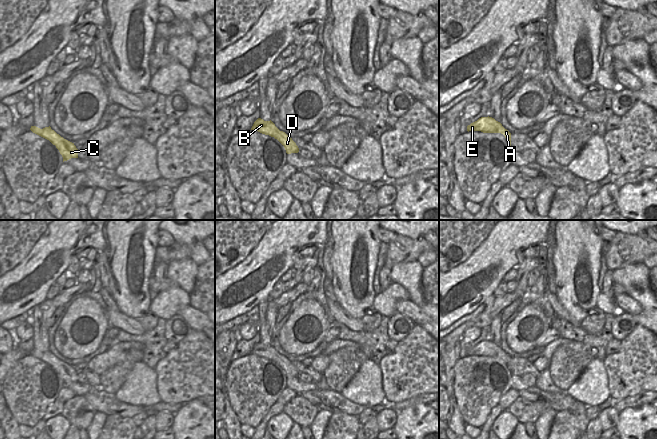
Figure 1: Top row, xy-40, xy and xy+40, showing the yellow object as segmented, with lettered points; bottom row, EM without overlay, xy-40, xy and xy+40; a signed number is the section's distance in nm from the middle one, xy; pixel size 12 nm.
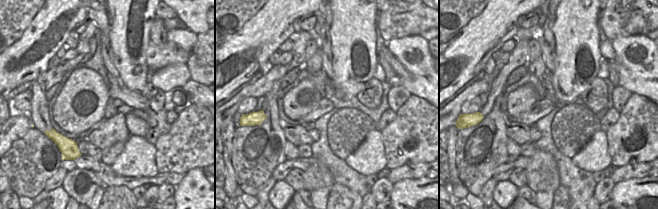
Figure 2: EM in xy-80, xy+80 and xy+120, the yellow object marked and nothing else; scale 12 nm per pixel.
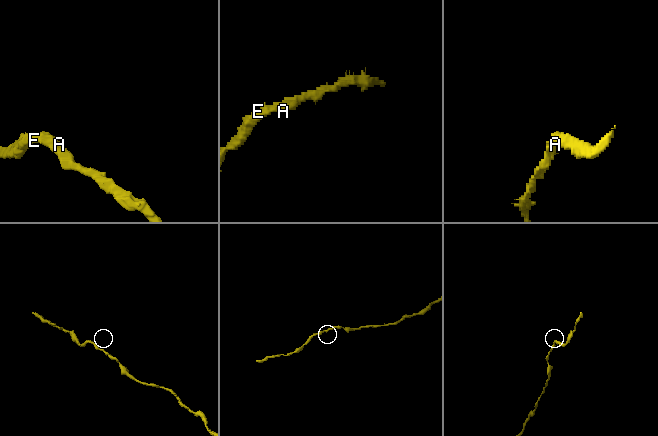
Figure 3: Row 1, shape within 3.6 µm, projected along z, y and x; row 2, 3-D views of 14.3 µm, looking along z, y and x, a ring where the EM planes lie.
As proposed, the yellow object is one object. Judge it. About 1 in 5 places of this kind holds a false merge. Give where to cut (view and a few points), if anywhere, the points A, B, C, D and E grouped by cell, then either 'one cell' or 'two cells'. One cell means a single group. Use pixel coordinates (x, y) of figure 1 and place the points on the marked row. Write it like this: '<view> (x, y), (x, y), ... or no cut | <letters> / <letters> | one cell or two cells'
no cut | A B C D E | one cell

